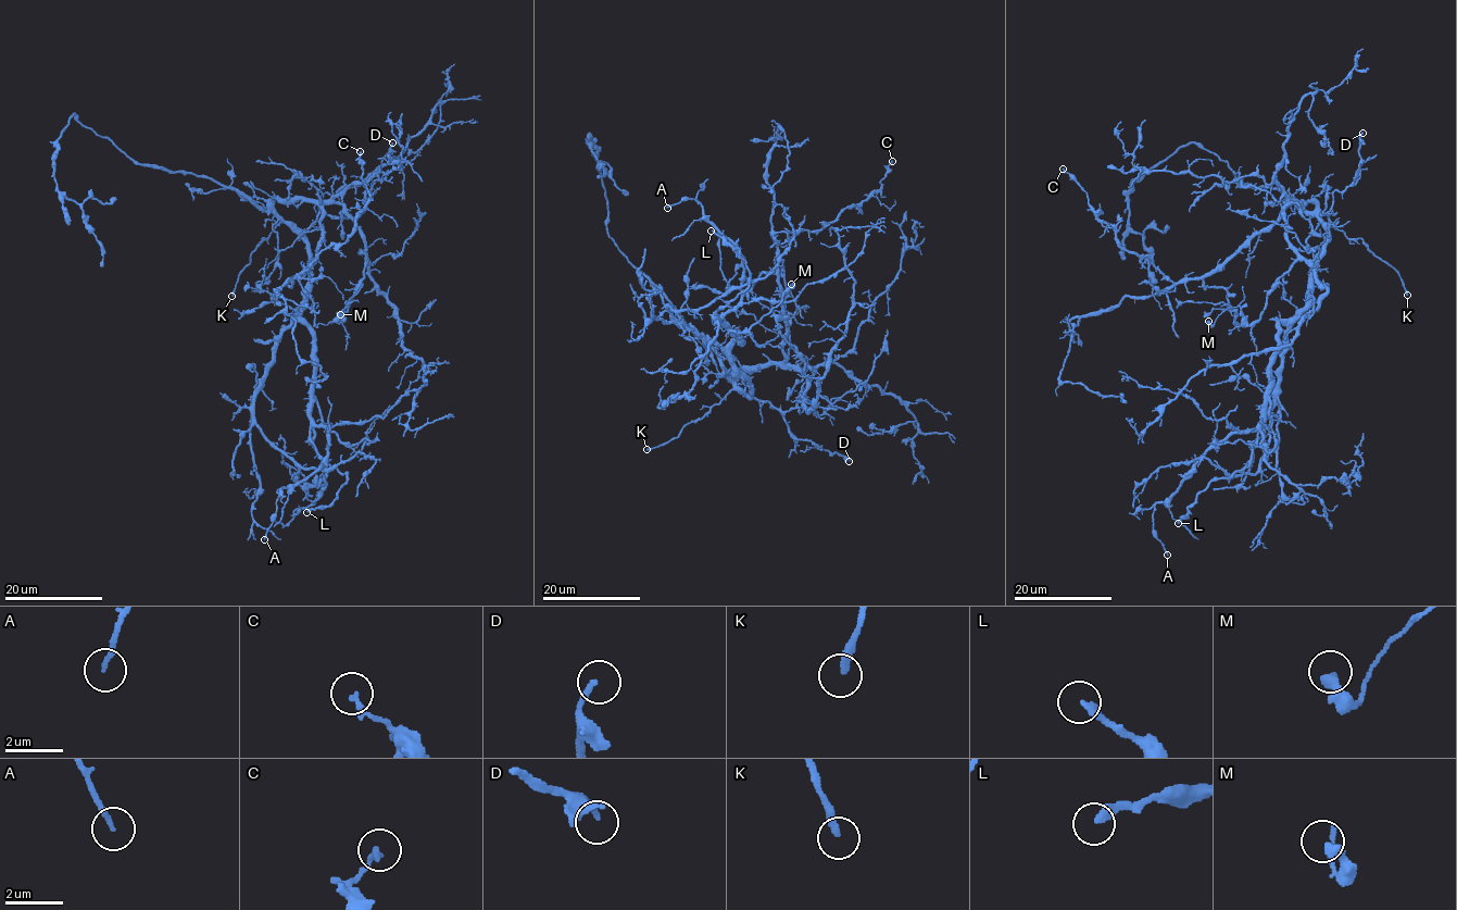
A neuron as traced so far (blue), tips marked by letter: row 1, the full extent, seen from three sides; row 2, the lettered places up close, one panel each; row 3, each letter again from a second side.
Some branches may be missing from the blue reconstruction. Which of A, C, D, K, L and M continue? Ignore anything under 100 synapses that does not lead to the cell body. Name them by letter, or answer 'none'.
K

